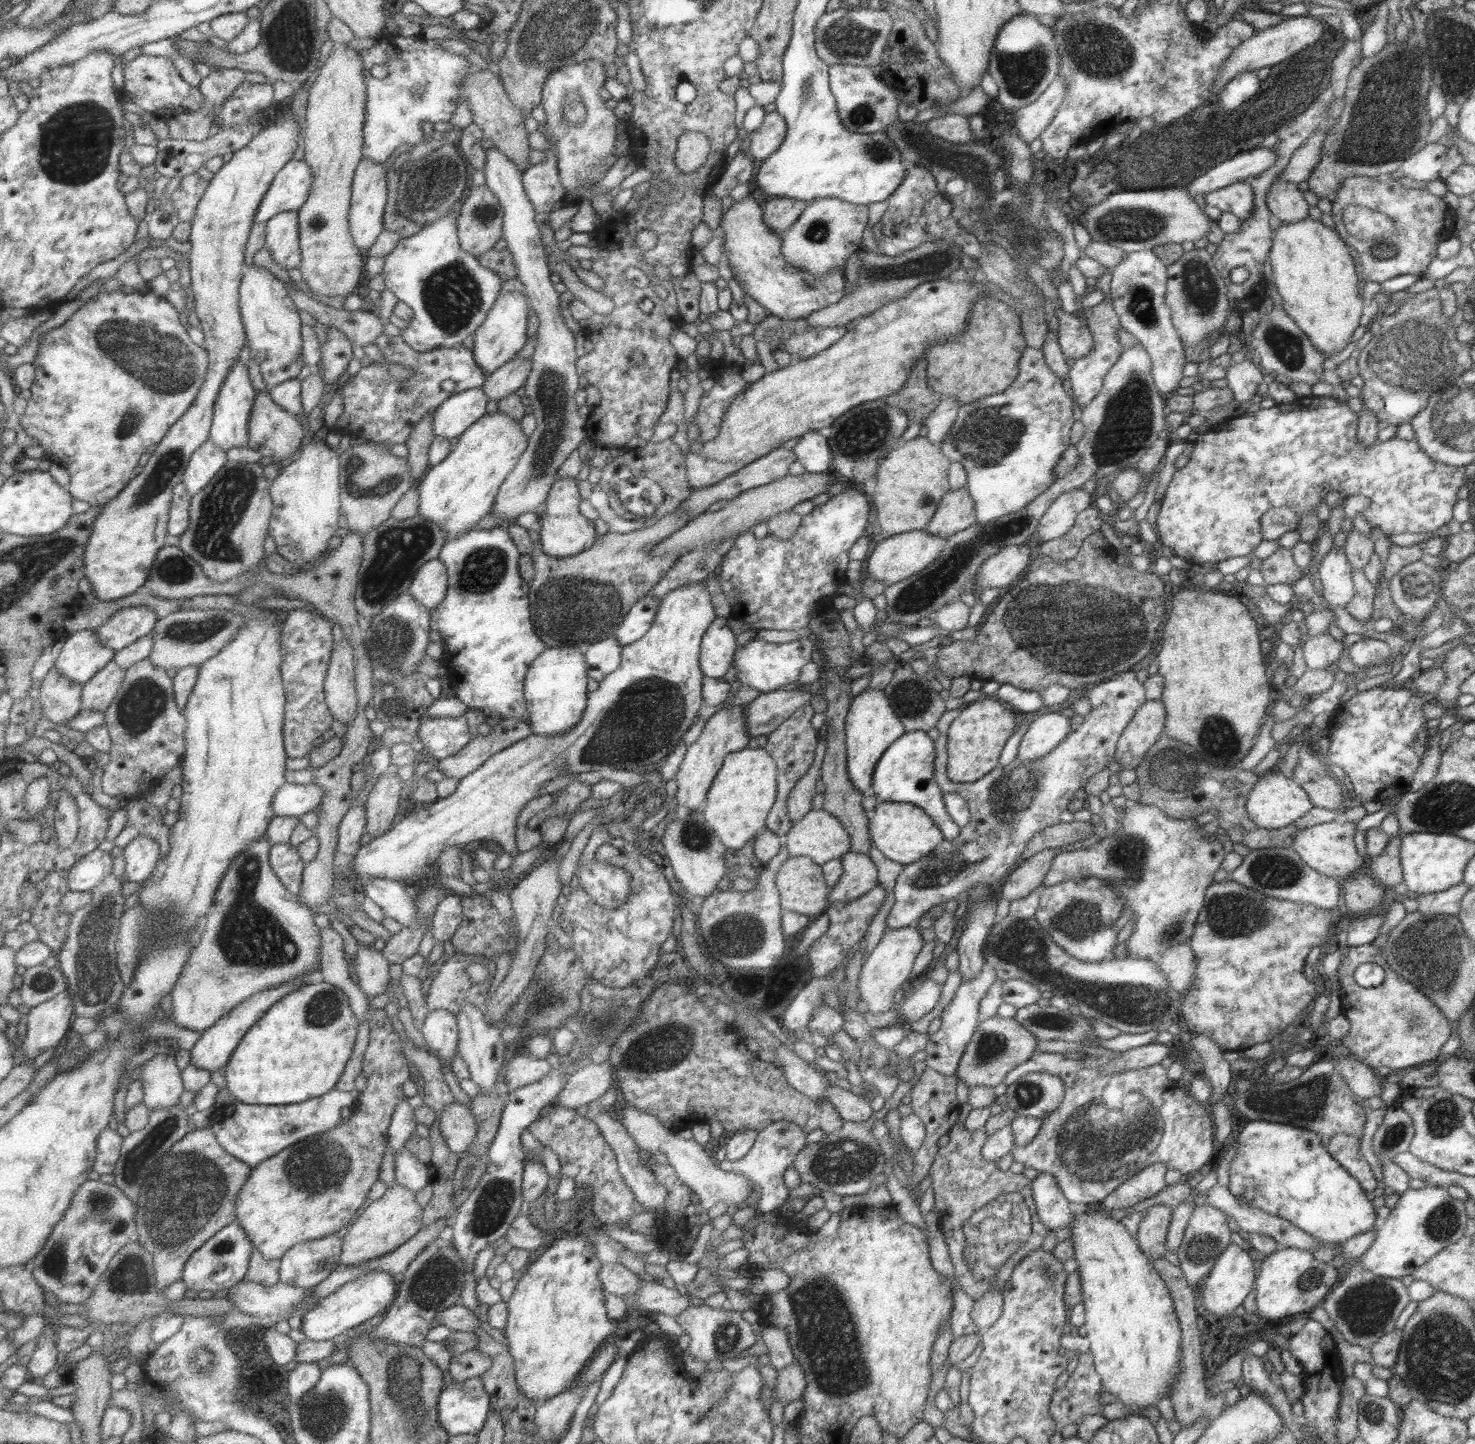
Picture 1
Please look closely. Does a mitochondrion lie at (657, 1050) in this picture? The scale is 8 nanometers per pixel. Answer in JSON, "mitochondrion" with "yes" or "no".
{"mitochondrion":"yes"}

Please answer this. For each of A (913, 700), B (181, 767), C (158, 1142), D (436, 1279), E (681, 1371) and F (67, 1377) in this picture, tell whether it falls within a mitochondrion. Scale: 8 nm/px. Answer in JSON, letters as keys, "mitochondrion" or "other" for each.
{"A":"mitochondrion","B":"other","C":"mitochondrion","D":"mitochondrion","E":"other","F":"other"}

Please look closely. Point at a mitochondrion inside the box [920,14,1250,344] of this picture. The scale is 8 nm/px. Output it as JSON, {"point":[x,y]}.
{"point":[1101,53]}

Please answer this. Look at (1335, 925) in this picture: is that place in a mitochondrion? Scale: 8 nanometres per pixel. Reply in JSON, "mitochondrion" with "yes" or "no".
{"mitochondrion":"no"}

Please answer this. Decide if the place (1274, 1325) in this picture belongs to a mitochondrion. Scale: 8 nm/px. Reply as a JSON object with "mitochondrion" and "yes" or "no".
{"mitochondrion":"no"}

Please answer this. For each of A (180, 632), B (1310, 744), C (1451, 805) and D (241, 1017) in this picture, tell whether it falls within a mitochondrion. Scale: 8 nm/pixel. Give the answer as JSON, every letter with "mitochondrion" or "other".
{"A":"mitochondrion","B":"other","C":"mitochondrion","D":"other"}

